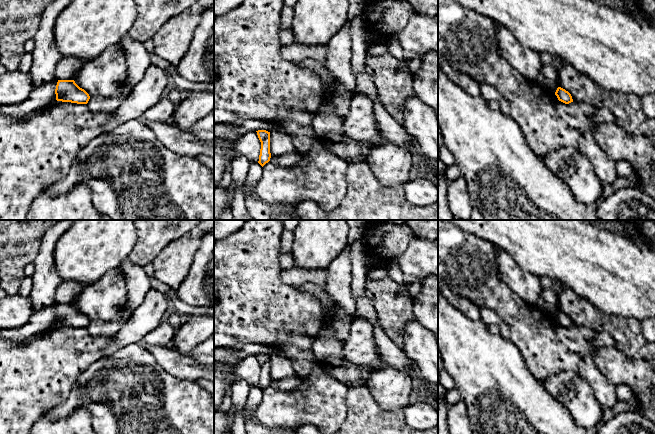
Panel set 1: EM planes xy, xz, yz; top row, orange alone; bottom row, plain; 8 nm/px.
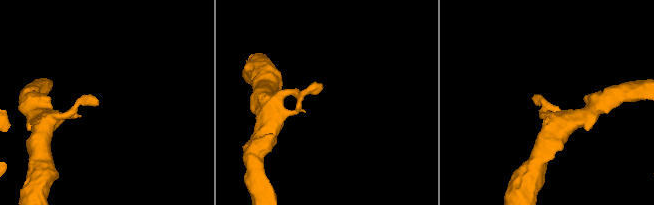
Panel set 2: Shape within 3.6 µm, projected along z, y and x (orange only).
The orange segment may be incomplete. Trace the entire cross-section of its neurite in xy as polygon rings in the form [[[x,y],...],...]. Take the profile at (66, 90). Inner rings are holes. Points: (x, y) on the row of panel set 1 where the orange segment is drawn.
[[[58,80],[56,89],[56,100],[77,104],[87,104],[90,96],[80,88],[74,80]]]

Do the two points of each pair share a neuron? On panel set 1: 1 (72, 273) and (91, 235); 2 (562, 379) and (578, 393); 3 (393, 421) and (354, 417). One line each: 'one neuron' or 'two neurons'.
1: one neuron
2: one neuron
3: one neuron

